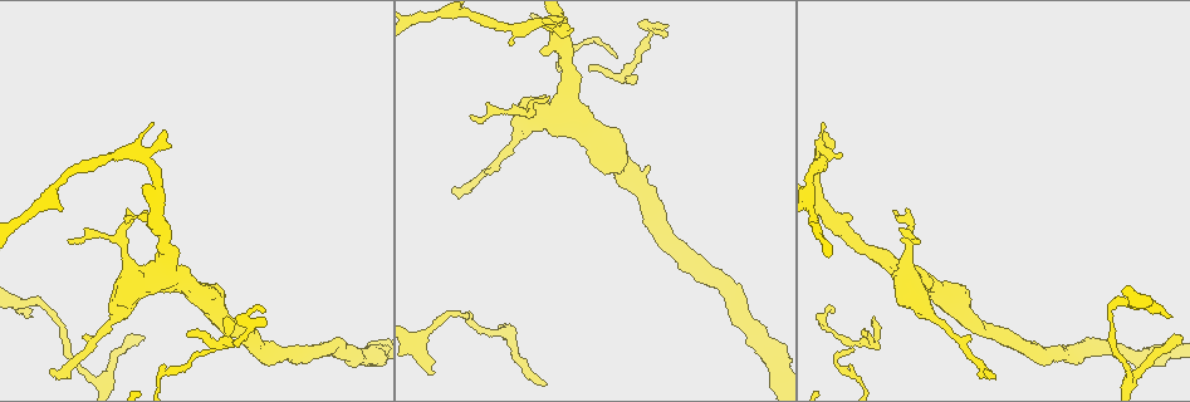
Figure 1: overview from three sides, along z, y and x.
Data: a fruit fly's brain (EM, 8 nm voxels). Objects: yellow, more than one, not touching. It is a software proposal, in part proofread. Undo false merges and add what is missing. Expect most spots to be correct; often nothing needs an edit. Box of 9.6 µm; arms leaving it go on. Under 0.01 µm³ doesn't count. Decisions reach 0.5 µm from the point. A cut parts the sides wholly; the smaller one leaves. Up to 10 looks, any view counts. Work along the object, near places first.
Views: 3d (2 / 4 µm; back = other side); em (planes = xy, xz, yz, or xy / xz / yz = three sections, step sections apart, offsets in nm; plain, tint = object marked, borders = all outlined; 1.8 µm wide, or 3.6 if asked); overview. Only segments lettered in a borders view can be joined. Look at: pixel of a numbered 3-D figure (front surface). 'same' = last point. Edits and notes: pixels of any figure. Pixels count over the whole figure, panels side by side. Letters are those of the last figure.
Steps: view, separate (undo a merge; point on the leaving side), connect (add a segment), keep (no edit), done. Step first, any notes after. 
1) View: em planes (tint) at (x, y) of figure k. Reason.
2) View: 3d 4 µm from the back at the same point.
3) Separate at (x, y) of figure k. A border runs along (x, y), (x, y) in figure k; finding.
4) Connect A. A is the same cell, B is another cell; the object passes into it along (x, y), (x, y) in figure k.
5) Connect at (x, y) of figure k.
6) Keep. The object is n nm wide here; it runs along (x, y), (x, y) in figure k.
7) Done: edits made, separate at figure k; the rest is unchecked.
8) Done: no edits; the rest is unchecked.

View: em xy step 16 (borders) at (628, 78) of figure 1. An open end.

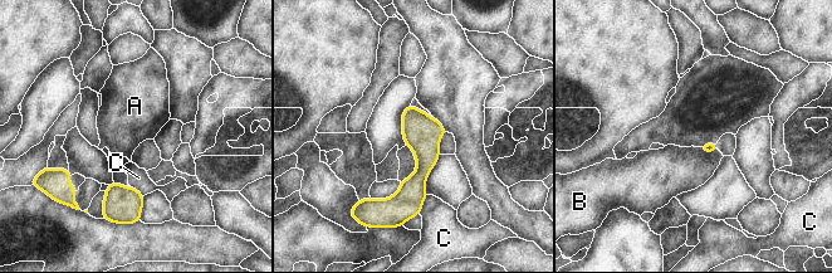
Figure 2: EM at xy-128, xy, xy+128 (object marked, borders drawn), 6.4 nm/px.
View: em planes (borders) at the same point.

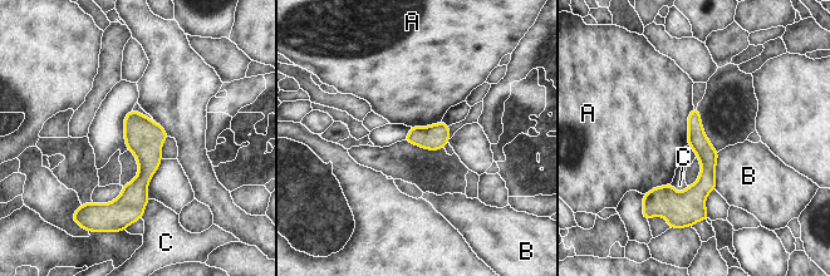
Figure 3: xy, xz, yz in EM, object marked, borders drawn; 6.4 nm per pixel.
Keep. A, B and C are other cells; a border runs along (693, 107), (688, 114), (687, 144) in figure 3; no lettered segment goes on from it.

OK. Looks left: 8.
View: em planes (borders) at (826, 132) of figure 1. Free end.

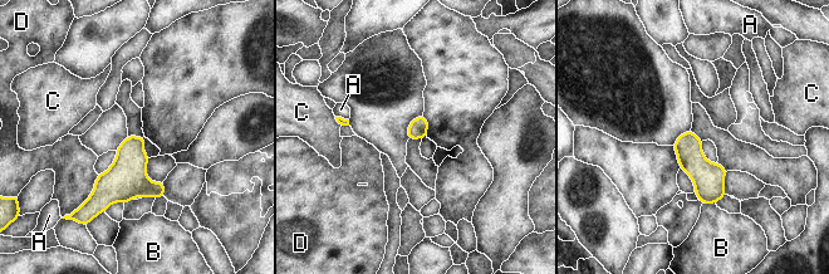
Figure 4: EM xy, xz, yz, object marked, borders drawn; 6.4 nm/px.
Keep. A, B, C and D are other cells; a border runs along (98, 175), (93, 191), (79, 205) in figure 4; none of them fits.

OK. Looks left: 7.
View: 3d 2 µm from the back at (433, 373) of figure 1. An open end.

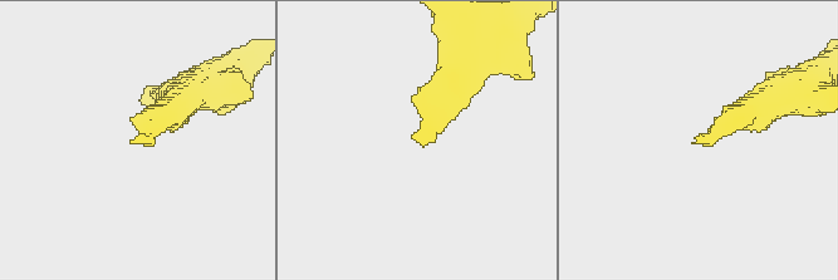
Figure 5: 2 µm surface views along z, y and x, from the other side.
View: em planes (borders) at (416, 138) of figure 5. Now the EM.

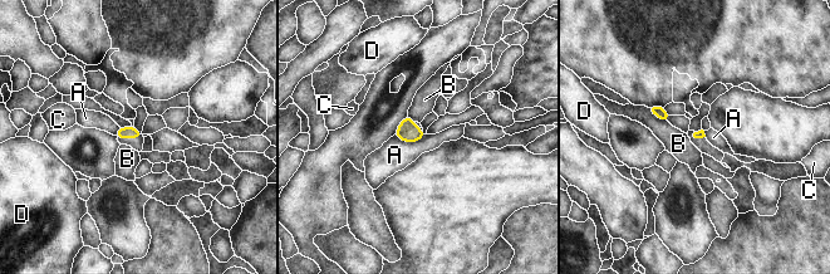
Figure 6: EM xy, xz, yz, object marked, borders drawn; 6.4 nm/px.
Keep. A, B, C and D are other cells; no lettered segment goes on from it.

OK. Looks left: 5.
View: 3d 2 µm from the back at (459, 198) of figure 1. End of a long branch.

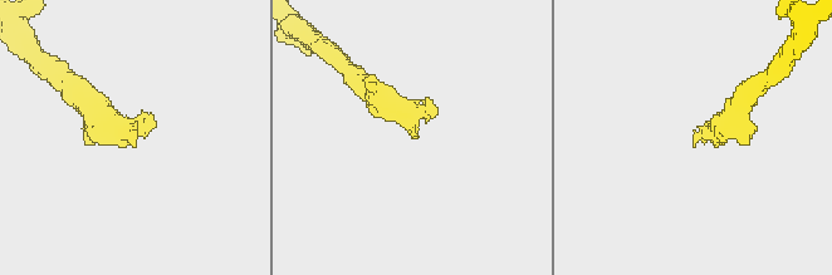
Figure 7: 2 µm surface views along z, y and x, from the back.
View: em xy step 16 (borders) at (693, 144) of figure 7.

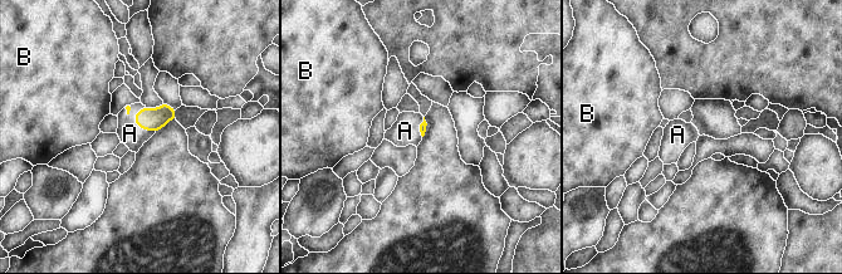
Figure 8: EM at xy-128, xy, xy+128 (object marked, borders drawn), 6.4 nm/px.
View: em planes (borders) at the same point. Another direction.

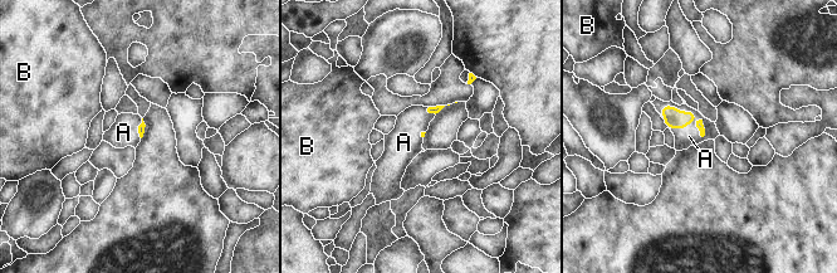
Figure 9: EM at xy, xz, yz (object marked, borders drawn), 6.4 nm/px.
Connect A. A is the same cell, B is another cell; the object passes into it along (674, 118), (689, 111), (689, 136) in figure 9; the neuron continues.

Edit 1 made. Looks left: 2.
Done: edits made, connect at figure 9; the rest is unchecked.

